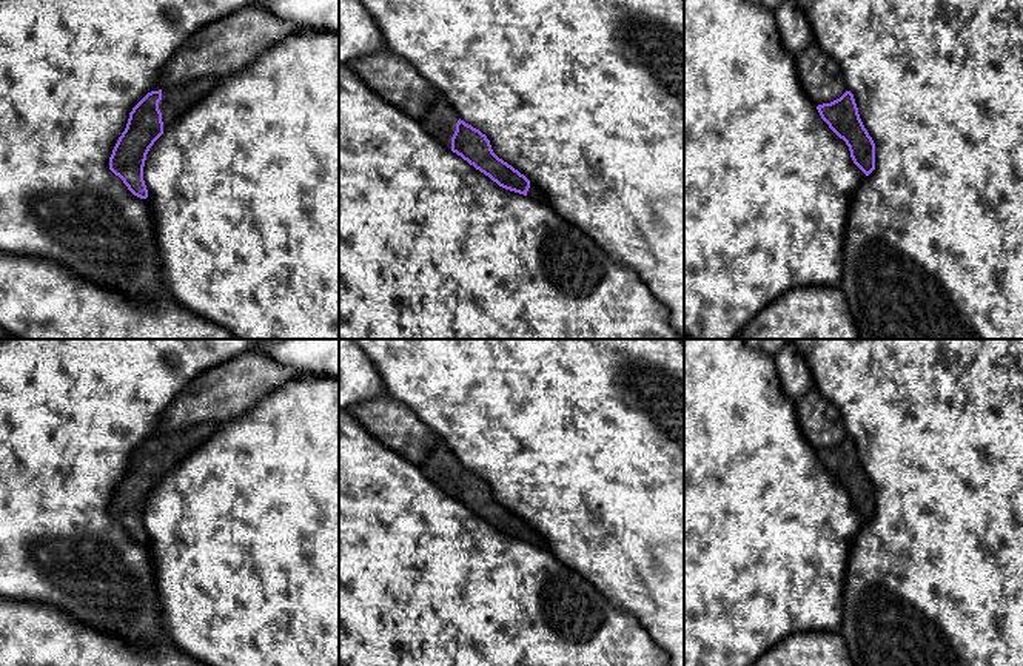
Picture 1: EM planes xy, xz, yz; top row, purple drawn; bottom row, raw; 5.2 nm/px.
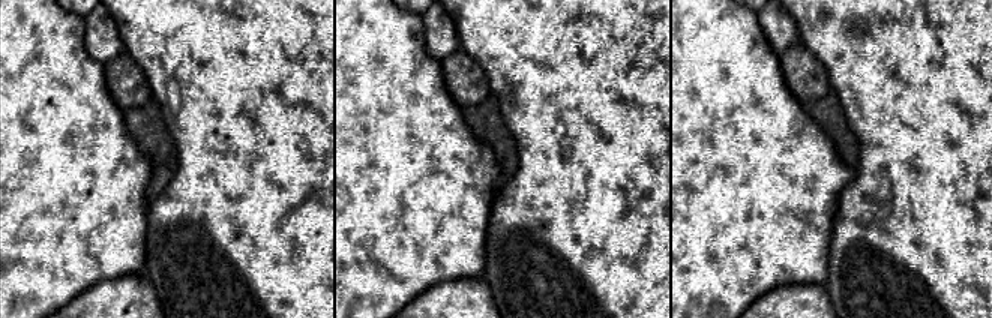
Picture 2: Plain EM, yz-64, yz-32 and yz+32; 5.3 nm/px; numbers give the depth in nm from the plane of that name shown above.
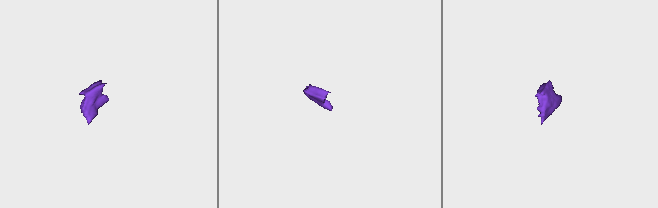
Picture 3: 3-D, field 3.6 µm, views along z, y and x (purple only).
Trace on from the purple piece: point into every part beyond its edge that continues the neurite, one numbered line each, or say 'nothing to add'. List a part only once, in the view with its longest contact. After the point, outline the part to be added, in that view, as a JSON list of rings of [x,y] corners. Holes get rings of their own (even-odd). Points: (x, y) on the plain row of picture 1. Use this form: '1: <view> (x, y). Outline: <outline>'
1: xy (177, 444). Outline: [[[206,422],[163,433],[162,446],[159,447],[163,475],[171,472],[185,456],[216,432],[217,426],[217,422]]]
2: xz (441, 467). Outline: [[[439,442],[431,450],[430,458],[419,467],[431,483],[451,495],[451,483],[456,476],[458,466],[459,461],[451,450],[444,442]]]

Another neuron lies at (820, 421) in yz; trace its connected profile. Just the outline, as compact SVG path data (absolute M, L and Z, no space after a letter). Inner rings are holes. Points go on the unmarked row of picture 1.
M815 385L795 405L800 430L815 452L830 449L847 436L840 410Z

